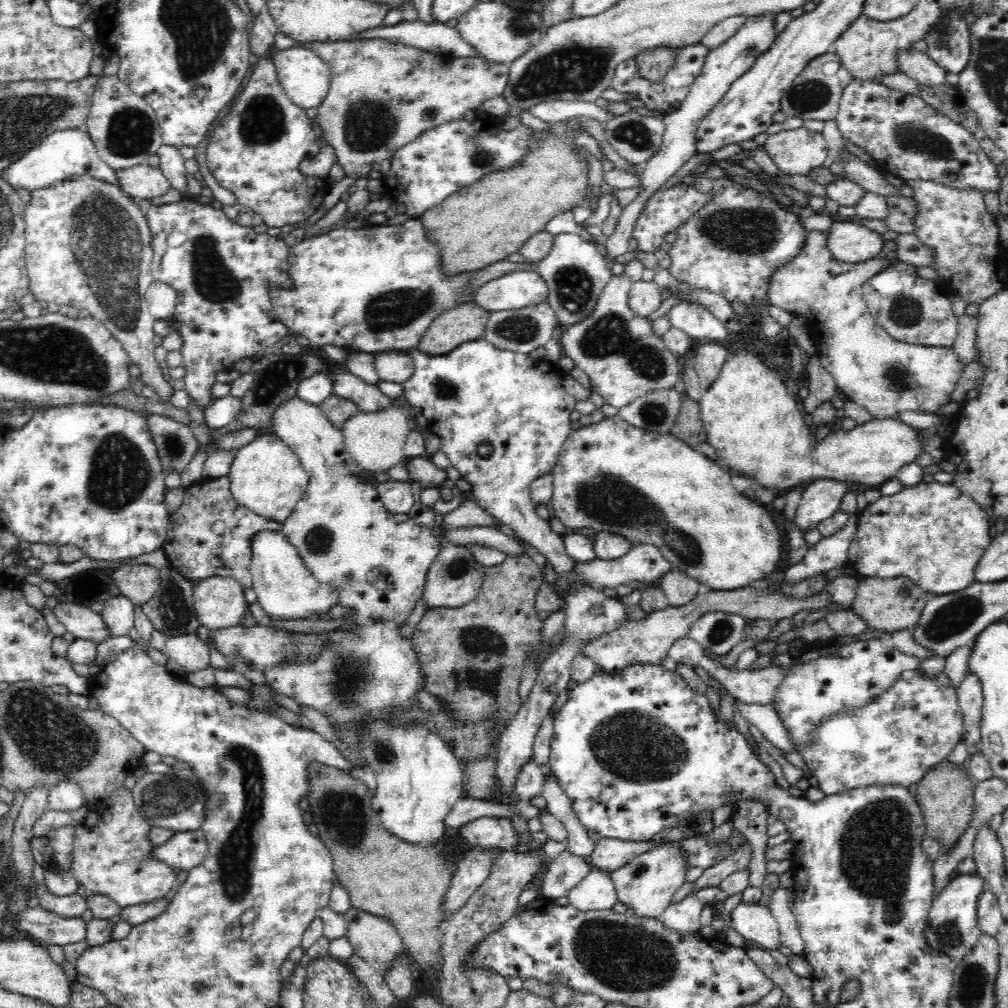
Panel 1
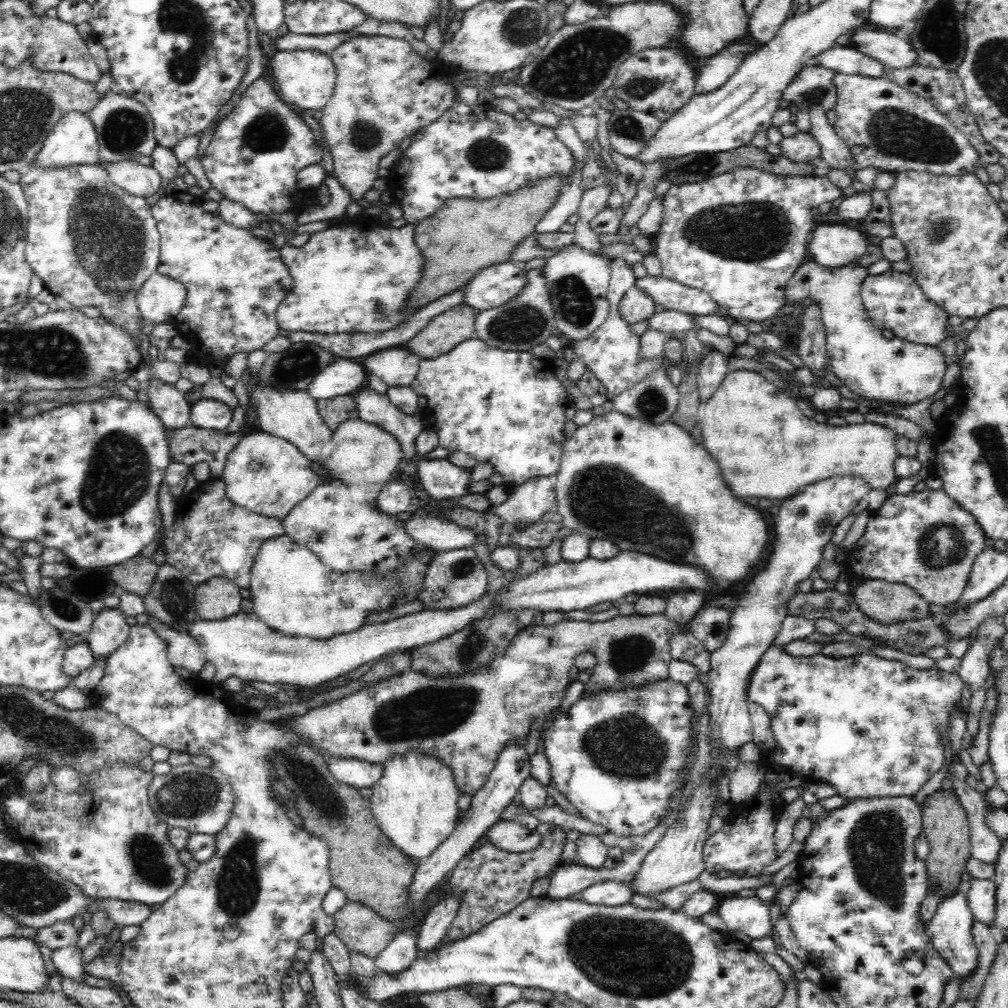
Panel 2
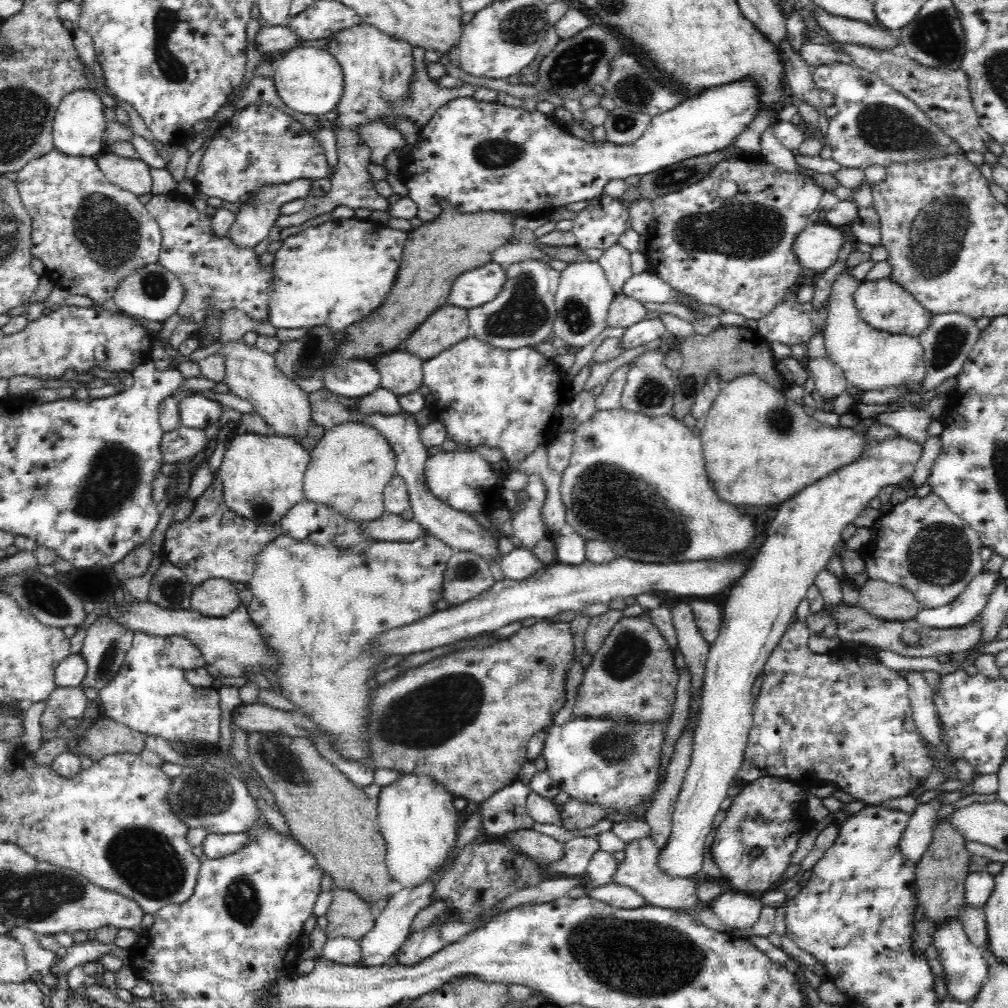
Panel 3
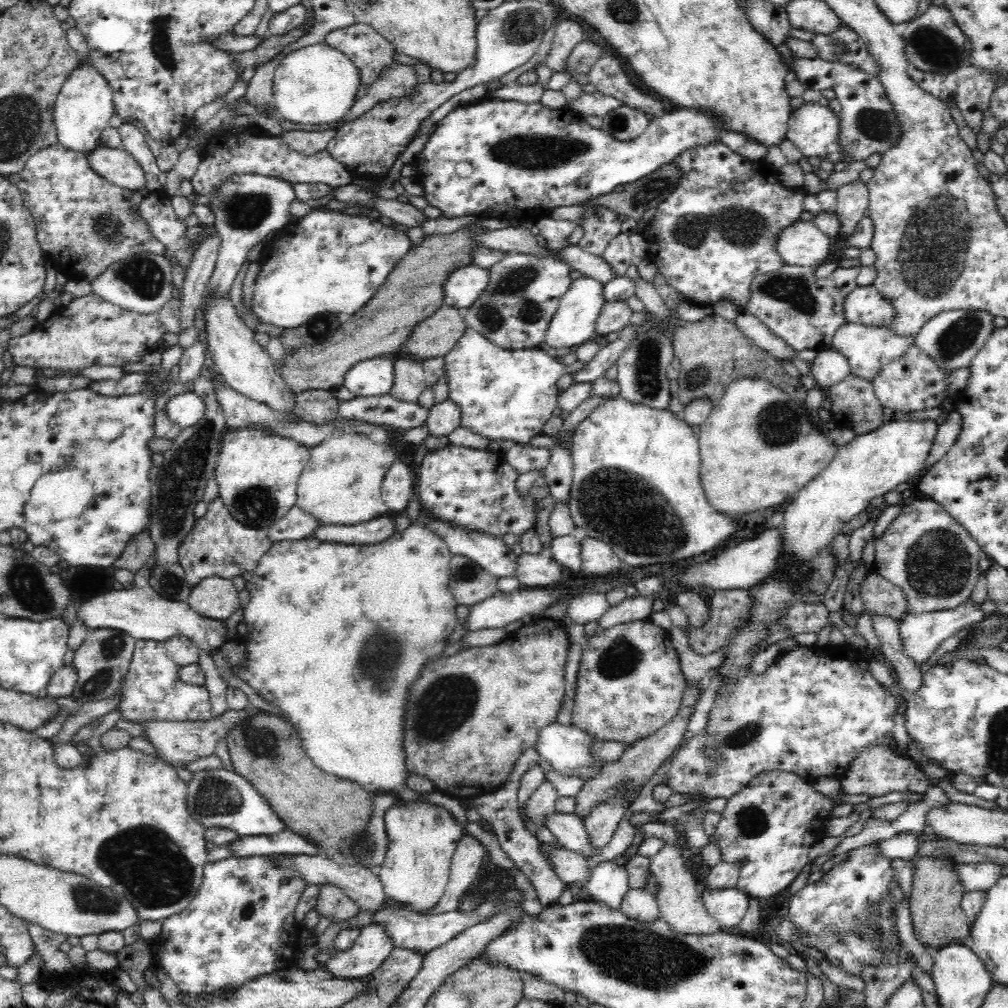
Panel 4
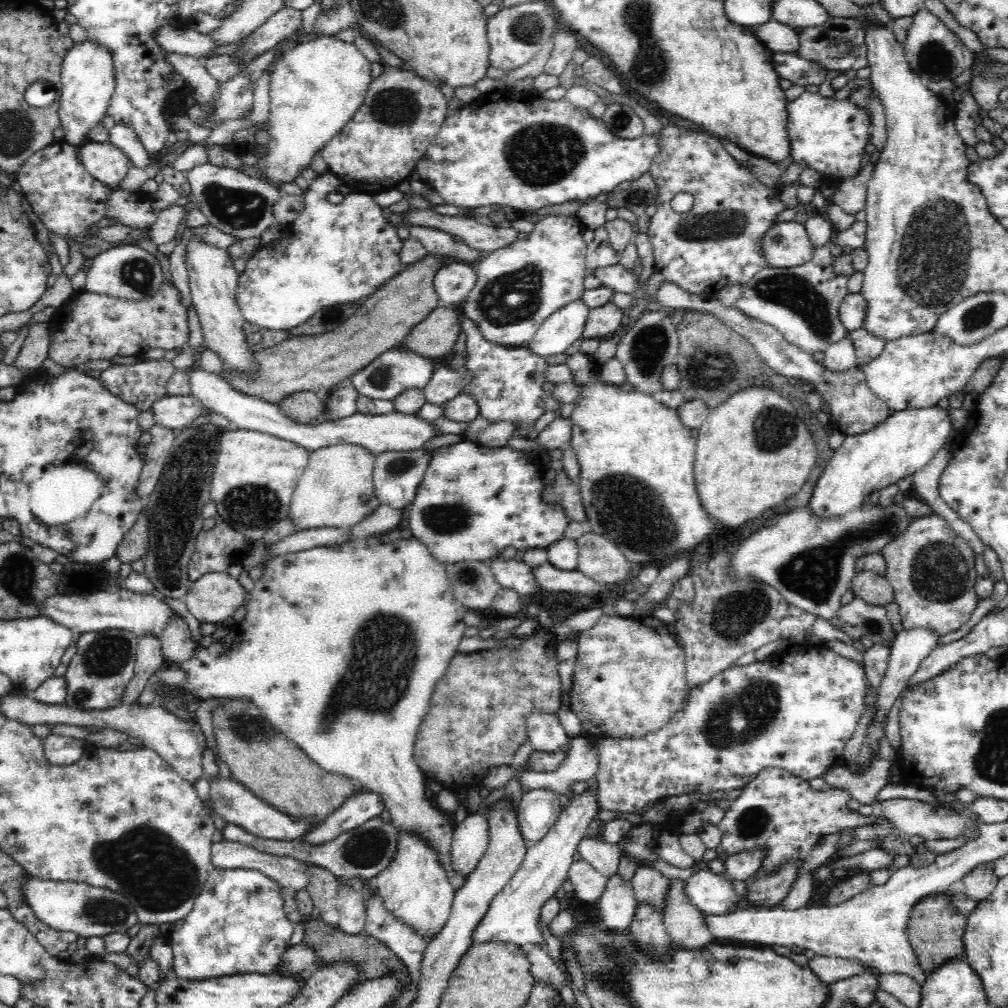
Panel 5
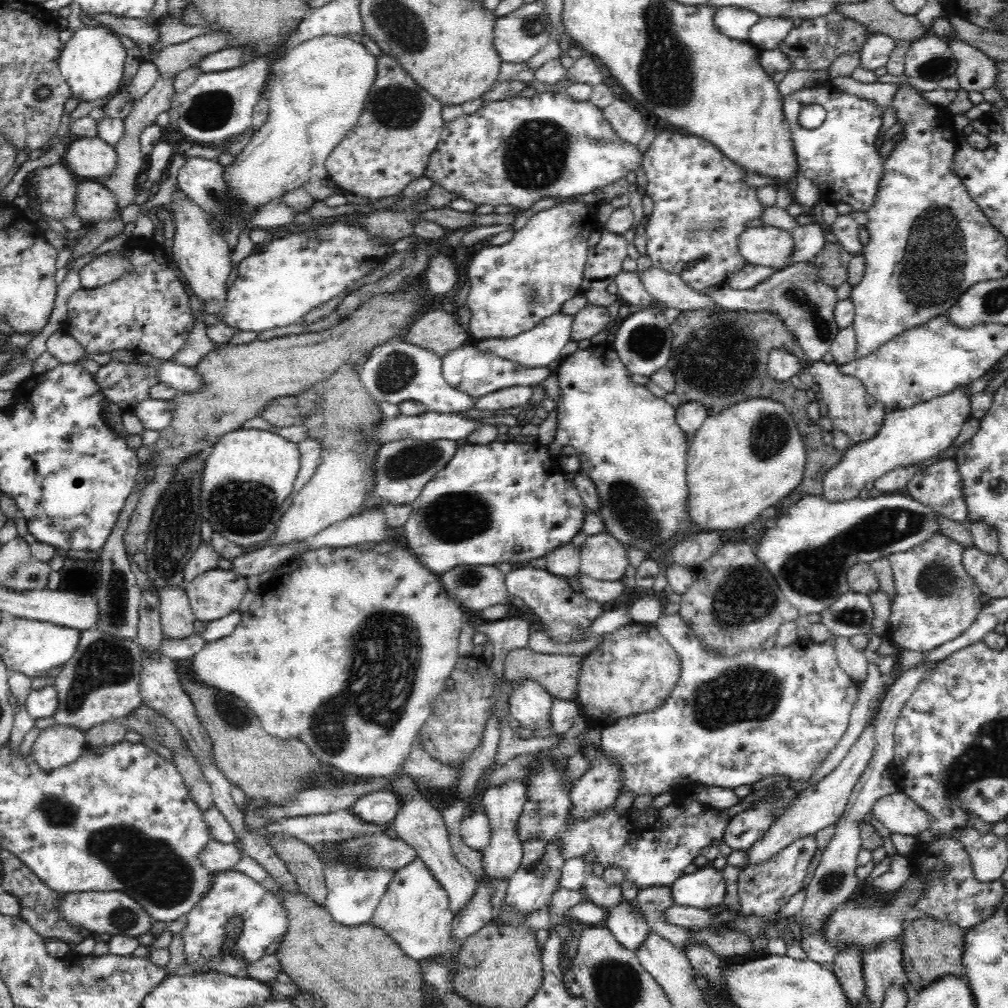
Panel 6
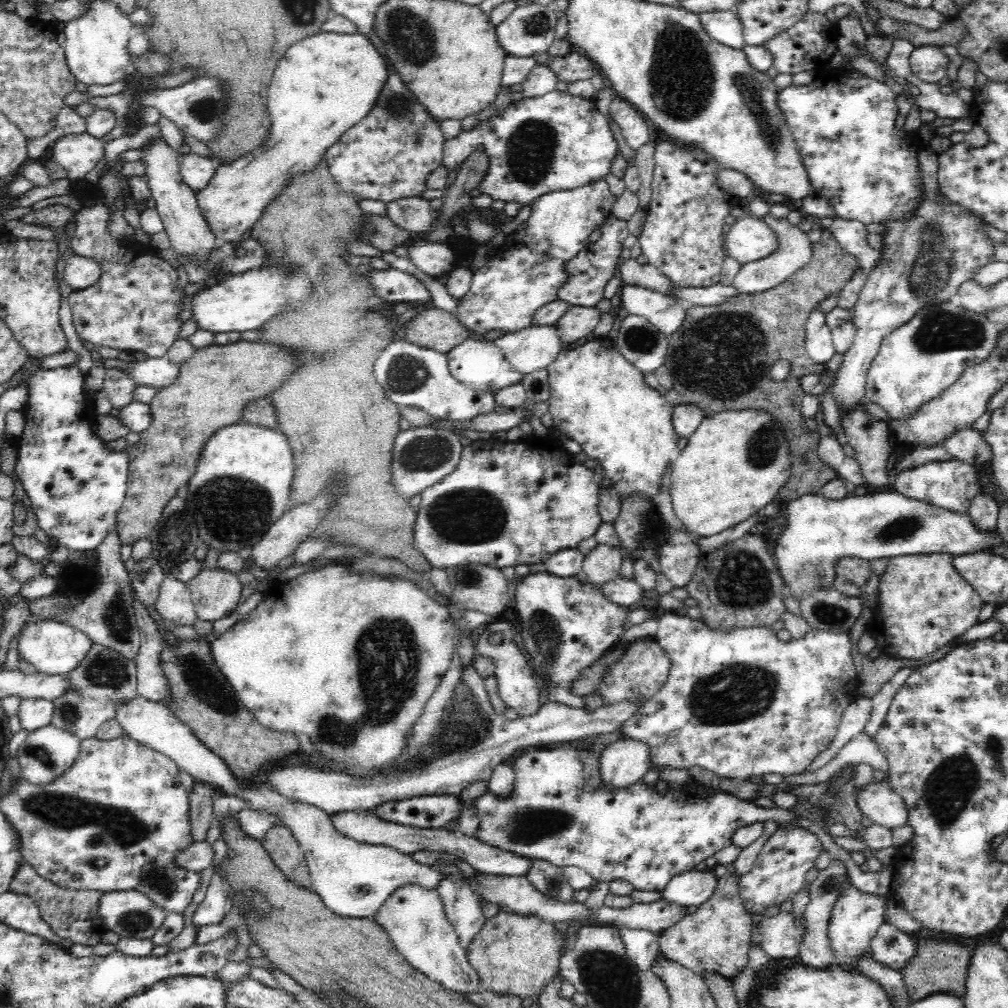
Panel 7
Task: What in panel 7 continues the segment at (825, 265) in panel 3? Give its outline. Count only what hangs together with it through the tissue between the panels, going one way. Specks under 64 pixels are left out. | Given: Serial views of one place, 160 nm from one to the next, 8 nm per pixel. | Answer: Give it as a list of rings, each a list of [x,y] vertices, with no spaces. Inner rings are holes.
[[[744,215],[725,234],[727,252],[741,264],[770,256],[779,245],[776,233],[757,217]]]

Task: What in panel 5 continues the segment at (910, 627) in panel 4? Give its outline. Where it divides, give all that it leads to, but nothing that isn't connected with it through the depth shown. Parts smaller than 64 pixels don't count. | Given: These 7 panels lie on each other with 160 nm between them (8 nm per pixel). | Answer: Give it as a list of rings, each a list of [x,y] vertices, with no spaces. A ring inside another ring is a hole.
[[[926,627],[911,630],[906,630],[903,628],[900,633],[897,633],[889,655],[886,676],[884,676],[884,680],[882,680],[880,694],[878,694],[877,700],[875,700],[877,701],[875,725],[872,725],[867,730],[867,736],[864,739],[864,744],[862,744],[862,750],[860,750],[858,760],[856,760],[856,762],[852,762],[852,764],[846,764],[850,771],[854,770],[858,764],[867,762],[867,759],[873,752],[871,745],[873,743],[878,743],[880,738],[882,738],[882,721],[884,718],[886,718],[886,714],[888,714],[890,706],[894,704],[896,698],[898,698],[903,688],[906,687],[907,683],[910,681],[910,678],[912,678],[912,676],[918,672],[920,663],[924,662],[924,660],[930,656],[930,652],[932,652],[932,650],[936,650],[936,648],[938,648],[940,639],[940,634],[936,633],[936,631],[932,629],[926,629]]]

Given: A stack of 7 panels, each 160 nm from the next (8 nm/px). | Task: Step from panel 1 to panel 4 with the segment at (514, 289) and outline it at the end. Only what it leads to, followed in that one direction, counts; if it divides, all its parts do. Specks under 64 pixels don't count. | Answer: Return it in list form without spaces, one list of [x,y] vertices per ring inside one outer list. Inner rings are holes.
[[[470,265],[452,272],[444,285],[444,303],[462,311],[470,308],[490,284],[490,270]]]

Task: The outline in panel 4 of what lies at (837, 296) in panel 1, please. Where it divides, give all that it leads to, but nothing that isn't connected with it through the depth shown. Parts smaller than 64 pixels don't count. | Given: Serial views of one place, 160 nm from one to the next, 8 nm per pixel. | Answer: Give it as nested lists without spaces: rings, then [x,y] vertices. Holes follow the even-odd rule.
[[[846,320],[840,328],[836,328],[834,336],[830,340],[830,349],[840,352],[848,359],[850,374],[872,382],[879,375],[883,366],[902,358],[914,344],[914,336],[898,336],[890,328],[858,325]]]

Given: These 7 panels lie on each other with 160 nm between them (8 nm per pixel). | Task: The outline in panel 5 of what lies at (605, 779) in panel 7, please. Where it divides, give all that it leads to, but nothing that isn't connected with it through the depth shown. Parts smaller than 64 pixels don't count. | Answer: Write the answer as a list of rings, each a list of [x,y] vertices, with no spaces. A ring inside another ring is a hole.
[[[578,790],[578,795],[570,800],[558,820],[550,827],[542,840],[528,845],[524,860],[514,876],[505,884],[499,894],[494,896],[486,914],[472,930],[470,947],[476,943],[504,942],[514,943],[521,948],[529,945],[546,947],[544,938],[538,929],[537,922],[542,904],[550,899],[566,880],[566,872],[576,859],[576,846],[586,834],[588,825],[598,813],[596,790]]]

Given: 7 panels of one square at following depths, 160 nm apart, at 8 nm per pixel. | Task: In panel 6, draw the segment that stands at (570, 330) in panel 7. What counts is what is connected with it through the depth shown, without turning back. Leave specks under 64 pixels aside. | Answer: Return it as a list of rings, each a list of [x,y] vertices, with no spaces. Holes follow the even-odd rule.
[[[588,305],[584,310],[573,315],[571,326],[571,340],[591,339],[599,332],[605,331],[612,324],[612,316],[608,307]]]

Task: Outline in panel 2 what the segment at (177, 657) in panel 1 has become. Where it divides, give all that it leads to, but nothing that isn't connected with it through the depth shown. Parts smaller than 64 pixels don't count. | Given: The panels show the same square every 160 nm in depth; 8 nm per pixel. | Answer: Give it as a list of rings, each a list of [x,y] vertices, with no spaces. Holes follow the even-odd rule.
[[[149,616],[149,625],[166,644],[167,658],[171,665],[182,666],[196,675],[207,662],[202,647],[192,634],[177,632],[154,617]]]

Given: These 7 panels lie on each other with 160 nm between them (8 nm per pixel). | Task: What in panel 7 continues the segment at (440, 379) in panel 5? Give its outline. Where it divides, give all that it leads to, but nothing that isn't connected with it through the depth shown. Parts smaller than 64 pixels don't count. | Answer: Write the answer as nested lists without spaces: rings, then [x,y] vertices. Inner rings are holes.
[[[472,336],[455,346],[446,354],[448,370],[456,381],[472,387],[474,390],[494,393],[507,386],[520,383],[525,374],[516,372],[505,359],[502,351],[489,340],[477,341]]]

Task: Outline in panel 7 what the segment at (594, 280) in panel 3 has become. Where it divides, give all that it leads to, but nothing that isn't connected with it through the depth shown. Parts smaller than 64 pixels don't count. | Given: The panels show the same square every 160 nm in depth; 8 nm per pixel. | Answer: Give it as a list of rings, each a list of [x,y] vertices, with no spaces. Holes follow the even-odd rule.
[[[533,324],[518,332],[498,336],[492,344],[502,351],[510,366],[522,374],[546,369],[564,345],[554,324]]]

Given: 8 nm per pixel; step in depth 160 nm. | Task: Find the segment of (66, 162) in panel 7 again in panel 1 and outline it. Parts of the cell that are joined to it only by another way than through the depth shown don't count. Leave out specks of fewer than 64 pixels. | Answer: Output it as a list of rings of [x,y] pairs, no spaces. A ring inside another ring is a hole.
[[[144,163],[122,172],[116,172],[121,189],[125,195],[136,200],[149,200],[167,194],[170,182],[158,167]]]

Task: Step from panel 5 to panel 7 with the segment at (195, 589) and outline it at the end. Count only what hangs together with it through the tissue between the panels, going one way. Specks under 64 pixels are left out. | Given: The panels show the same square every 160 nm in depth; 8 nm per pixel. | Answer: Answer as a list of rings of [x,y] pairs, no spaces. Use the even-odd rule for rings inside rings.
[[[211,567],[201,570],[187,586],[197,618],[210,623],[236,609],[243,589],[237,574]]]

